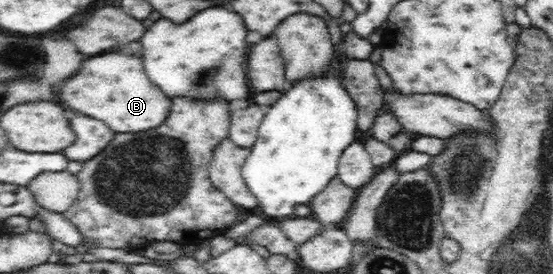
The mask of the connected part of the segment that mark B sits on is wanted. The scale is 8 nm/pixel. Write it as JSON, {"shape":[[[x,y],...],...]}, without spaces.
{"shape":[[[103,54],[87,60],[75,76],[68,78],[61,88],[61,102],[71,110],[87,114],[105,122],[113,132],[143,132],[163,124],[169,112],[169,100],[145,76],[143,61],[136,56]]]}

